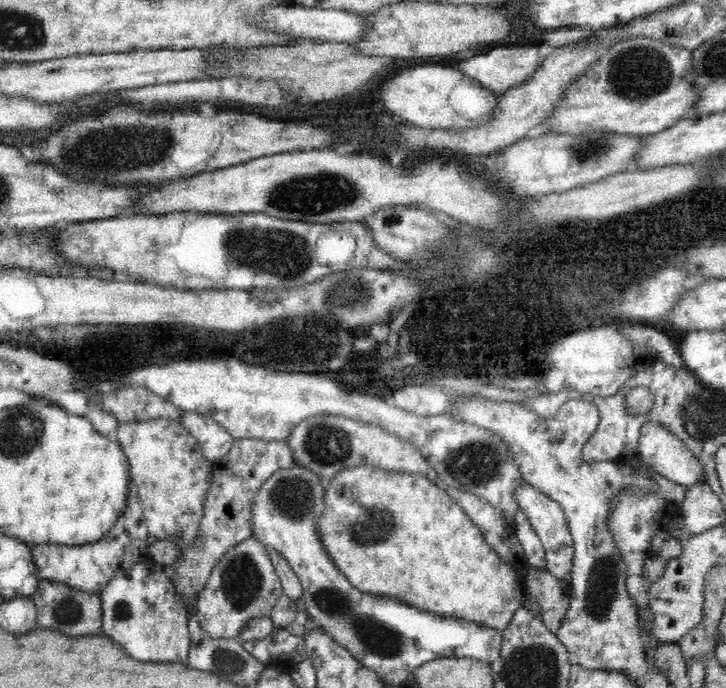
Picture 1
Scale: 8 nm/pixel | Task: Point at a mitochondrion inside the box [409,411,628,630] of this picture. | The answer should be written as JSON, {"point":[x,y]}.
{"point":[477,463]}

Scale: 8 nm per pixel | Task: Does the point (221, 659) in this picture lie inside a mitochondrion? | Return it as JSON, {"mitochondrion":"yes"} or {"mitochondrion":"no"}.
{"mitochondrion":"yes"}

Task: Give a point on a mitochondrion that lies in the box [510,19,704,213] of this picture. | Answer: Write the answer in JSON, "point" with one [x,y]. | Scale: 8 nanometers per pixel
{"point":[642,72]}

